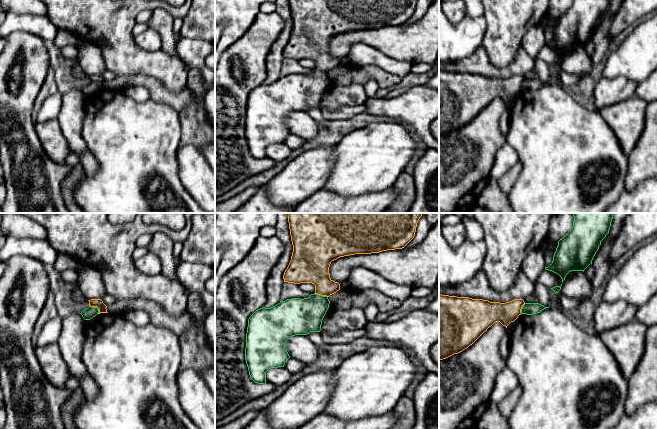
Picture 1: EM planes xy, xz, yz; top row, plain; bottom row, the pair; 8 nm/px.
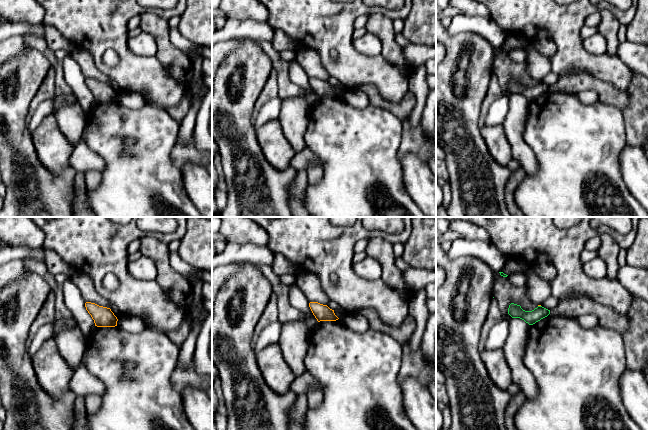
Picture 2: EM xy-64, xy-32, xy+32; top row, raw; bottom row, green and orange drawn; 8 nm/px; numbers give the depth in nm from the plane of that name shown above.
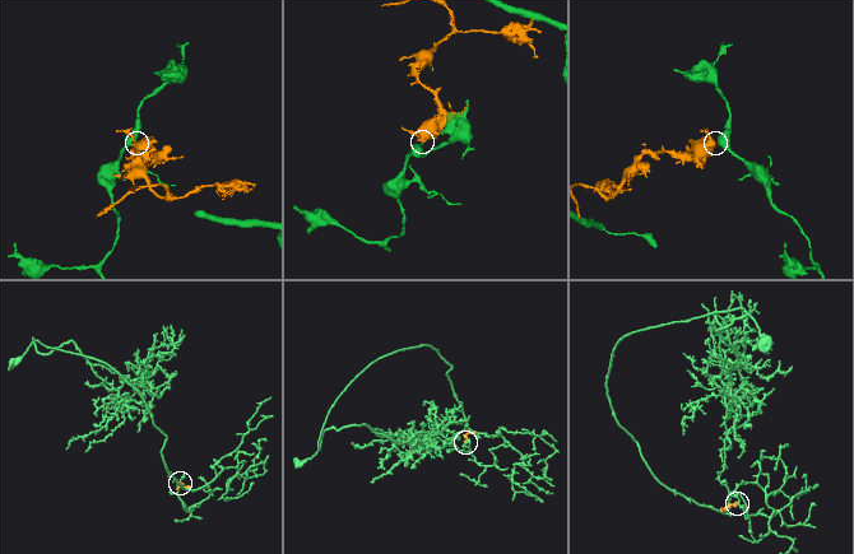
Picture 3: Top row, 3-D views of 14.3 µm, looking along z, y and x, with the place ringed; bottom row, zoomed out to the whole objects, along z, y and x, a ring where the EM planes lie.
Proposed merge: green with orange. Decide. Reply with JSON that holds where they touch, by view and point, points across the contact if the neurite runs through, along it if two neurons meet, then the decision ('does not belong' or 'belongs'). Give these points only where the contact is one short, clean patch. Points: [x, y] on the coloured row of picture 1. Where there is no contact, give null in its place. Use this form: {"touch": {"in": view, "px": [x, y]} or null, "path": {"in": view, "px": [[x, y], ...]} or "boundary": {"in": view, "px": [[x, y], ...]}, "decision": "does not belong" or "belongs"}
{"touch": {"in": "xy", "px": [95, 307]}, "boundary": {"in": "xy", "px": [[89, 305], [95, 306], [99, 312]]}, "decision": "does not belong"}

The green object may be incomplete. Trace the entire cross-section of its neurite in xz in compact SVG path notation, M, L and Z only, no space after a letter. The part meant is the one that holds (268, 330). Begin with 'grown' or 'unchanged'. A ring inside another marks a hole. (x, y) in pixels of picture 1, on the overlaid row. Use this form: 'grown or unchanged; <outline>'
unchanged; M311 294L308 298L292 298L280 301L271 308L260 308L248 319L245 360L250 378L258 384L266 383L266 372L270 368L284 367L290 358L285 343L295 335L320 332L322 320L329 308L327 296Z

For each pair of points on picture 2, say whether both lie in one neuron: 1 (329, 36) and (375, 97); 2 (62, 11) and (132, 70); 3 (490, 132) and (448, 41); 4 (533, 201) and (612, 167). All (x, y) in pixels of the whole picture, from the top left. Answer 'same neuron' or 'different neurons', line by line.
1: different neurons
2: same neuron
3: different neurons
4: same neuron

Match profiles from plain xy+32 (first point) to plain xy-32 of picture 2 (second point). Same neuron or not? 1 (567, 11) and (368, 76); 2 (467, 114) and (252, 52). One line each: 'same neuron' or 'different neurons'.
1: same neuron
2: same neuron

